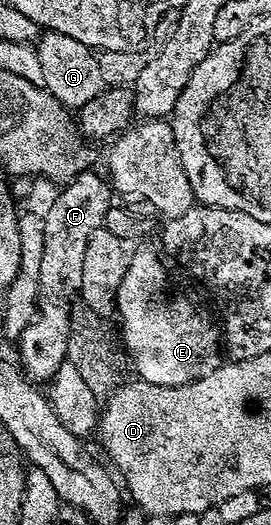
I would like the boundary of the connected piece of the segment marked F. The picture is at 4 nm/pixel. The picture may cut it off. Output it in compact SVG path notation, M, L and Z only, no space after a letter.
M95 169L83 171L60 190L63 192L52 201L51 208L43 215L45 249L41 252L37 318L19 334L17 340L18 362L27 378L32 381L51 381L65 366L71 308L81 289L85 249L89 245L89 237L93 237L97 229L104 227L105 215L113 205L113 188L100 175Z

